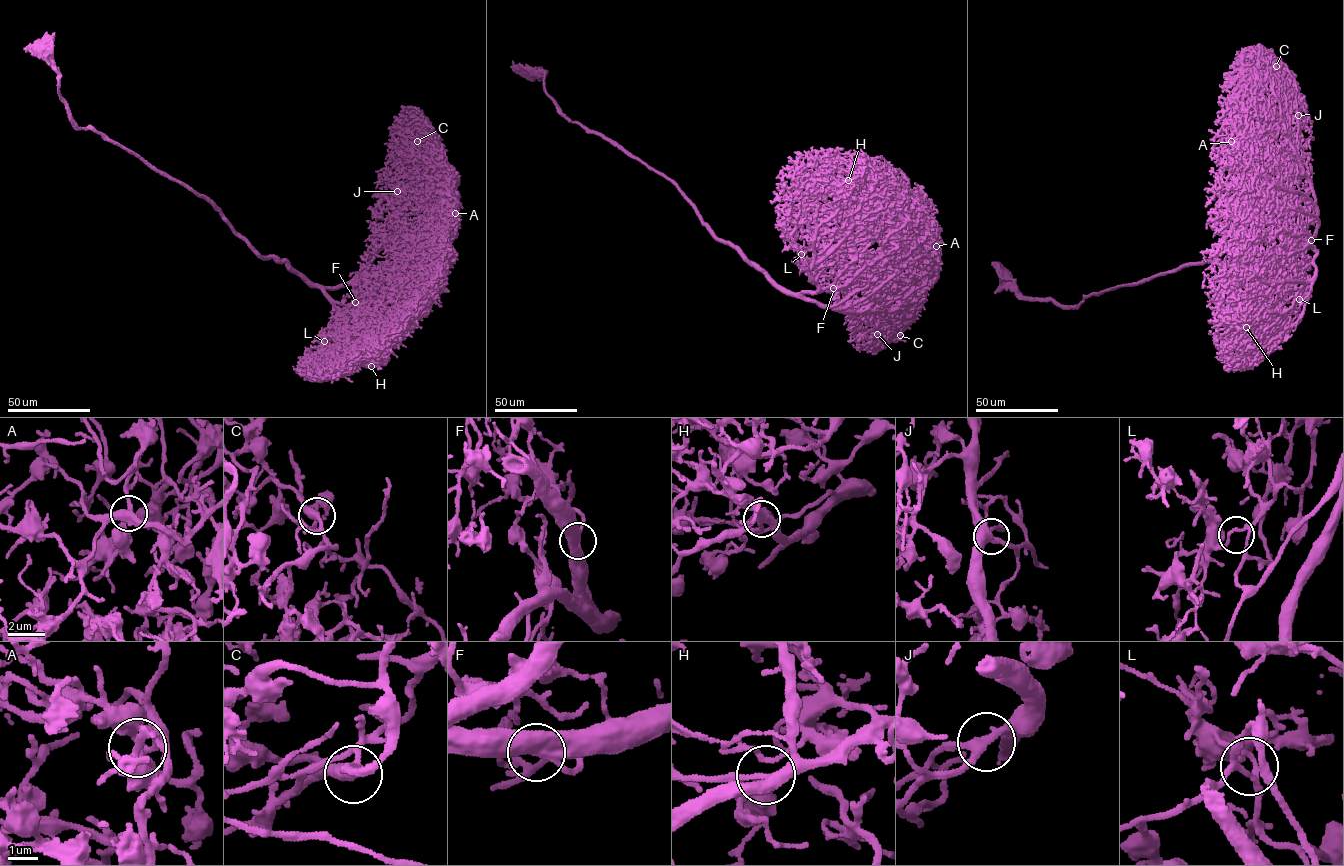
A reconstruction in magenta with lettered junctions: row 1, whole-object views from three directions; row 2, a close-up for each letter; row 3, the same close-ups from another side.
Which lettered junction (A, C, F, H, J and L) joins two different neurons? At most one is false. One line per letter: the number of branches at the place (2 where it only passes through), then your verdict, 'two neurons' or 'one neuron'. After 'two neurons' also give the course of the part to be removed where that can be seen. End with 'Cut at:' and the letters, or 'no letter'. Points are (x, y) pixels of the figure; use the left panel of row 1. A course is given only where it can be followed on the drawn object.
A: 3 branches meet; one neuron
C: 3 branches meet; one neuron
F: 3 branches meet; one neuron
H: 3 branches meet; one neuron
J: 3 branches meet; one neuron
L: 3 branches meet; one neuron
Cut at: no letter

